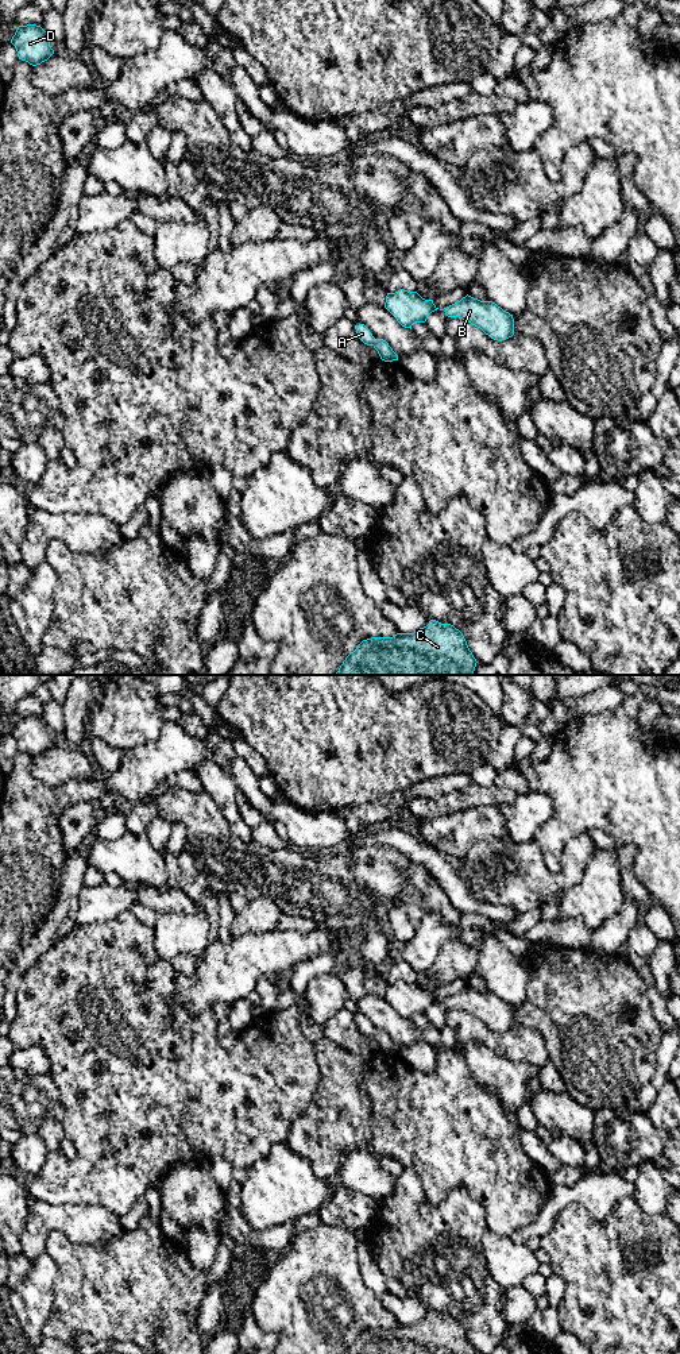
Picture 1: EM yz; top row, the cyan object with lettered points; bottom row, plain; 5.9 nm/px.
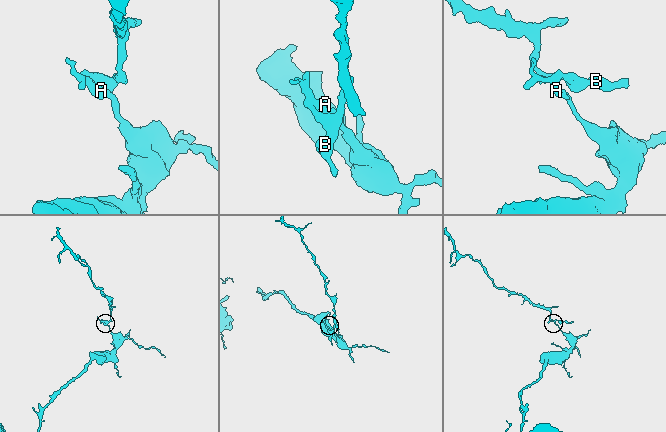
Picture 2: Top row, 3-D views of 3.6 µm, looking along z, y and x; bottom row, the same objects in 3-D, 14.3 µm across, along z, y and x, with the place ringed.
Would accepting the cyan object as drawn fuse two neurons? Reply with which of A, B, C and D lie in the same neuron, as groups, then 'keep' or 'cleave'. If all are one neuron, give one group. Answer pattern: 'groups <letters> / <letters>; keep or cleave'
groups A B D / C; cleave

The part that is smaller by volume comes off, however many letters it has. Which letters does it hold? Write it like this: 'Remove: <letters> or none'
Remove: A, B, D

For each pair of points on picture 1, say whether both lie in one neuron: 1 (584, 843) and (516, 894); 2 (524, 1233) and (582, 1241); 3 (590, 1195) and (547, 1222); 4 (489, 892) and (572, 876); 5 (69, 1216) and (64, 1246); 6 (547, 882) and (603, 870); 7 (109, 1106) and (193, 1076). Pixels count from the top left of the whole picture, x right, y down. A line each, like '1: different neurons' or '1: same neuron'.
1: same neuron
2: different neurons
3: same neuron
4: same neuron
5: different neurons
6: different neurons
7: same neuron

